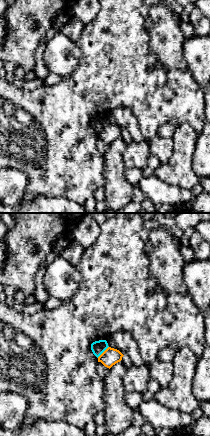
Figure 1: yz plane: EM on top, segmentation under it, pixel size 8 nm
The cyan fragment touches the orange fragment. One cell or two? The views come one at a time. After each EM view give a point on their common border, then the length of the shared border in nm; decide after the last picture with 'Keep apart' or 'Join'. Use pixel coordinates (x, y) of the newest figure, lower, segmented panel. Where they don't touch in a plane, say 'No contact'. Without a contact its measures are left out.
Touches cyan at (102, 352). Shared border 130 nm

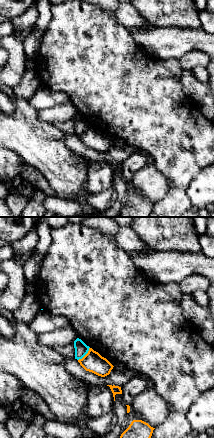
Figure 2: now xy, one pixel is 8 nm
Touches cyan at (85, 354). Shared border 140 nm

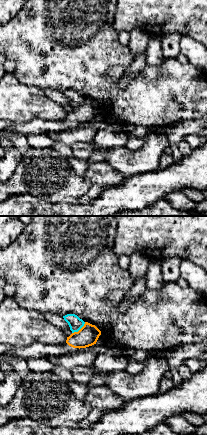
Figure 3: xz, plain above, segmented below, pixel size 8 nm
Touches cyan at (79, 329). Shared border 140 nm

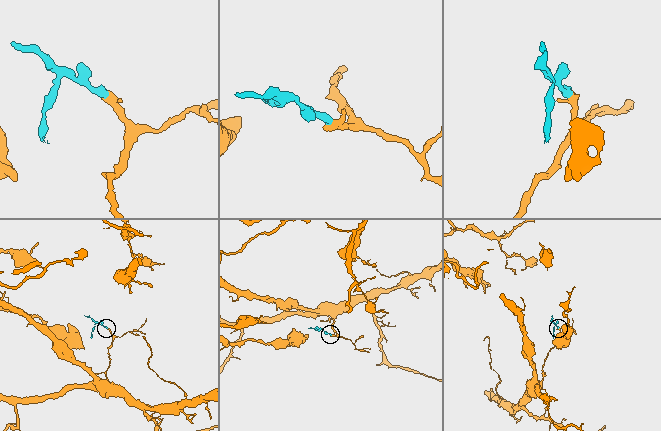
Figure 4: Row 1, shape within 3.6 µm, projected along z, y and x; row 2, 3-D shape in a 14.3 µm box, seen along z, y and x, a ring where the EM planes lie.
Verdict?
Keep apart

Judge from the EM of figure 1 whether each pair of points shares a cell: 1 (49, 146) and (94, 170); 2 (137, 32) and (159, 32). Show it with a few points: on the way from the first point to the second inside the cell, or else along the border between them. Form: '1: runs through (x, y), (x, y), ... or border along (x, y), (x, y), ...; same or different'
1: runs through (60, 156), (74, 170), (83, 170); same
2: border along (147, 29), (148, 46), (153, 54); different

